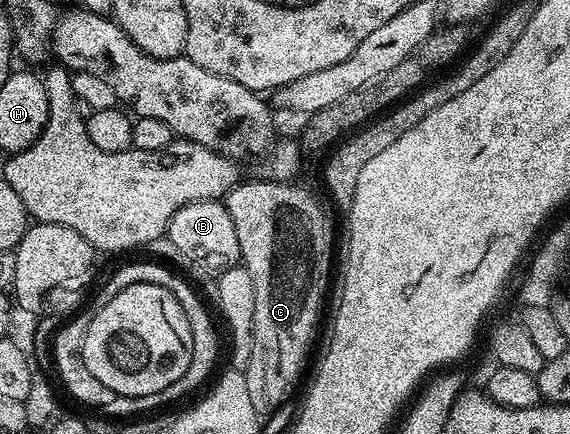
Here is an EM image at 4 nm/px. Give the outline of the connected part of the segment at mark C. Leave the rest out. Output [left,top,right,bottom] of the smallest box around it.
[223,180,335,416]

